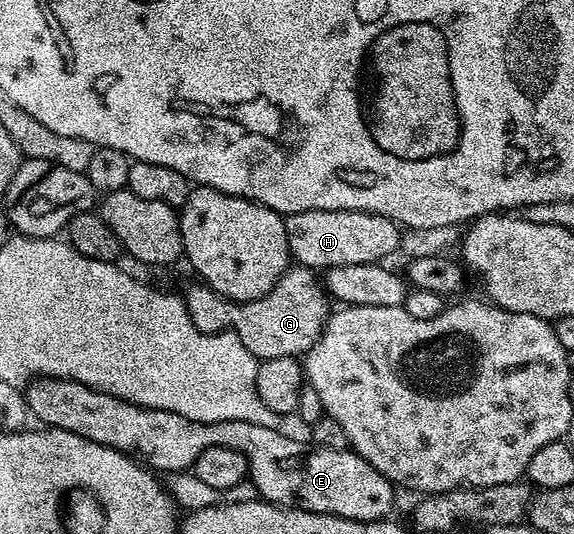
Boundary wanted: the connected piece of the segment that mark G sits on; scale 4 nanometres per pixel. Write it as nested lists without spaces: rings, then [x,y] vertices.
[[[295,263],[283,272],[281,279],[277,279],[273,291],[269,291],[269,295],[261,295],[261,299],[231,301],[202,283],[189,286],[182,298],[187,305],[189,319],[193,319],[203,333],[235,333],[259,361],[302,358],[323,334],[329,316],[329,294],[320,282],[319,285],[315,282],[315,277],[316,270]]]

